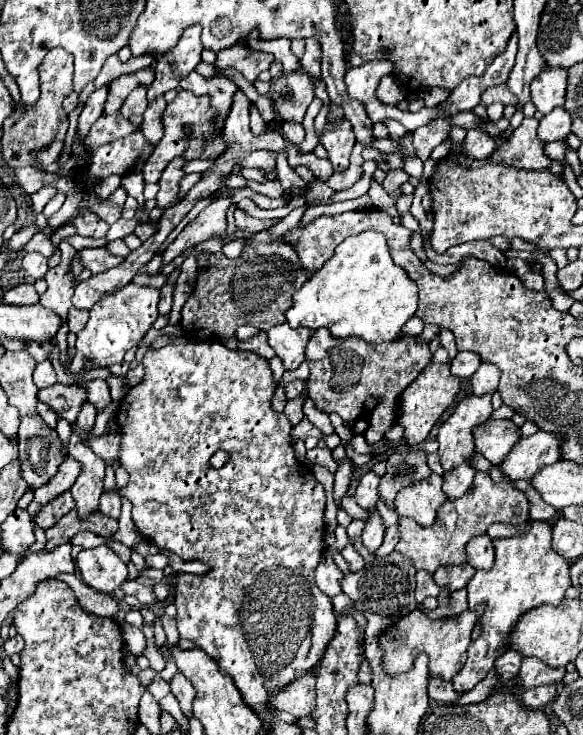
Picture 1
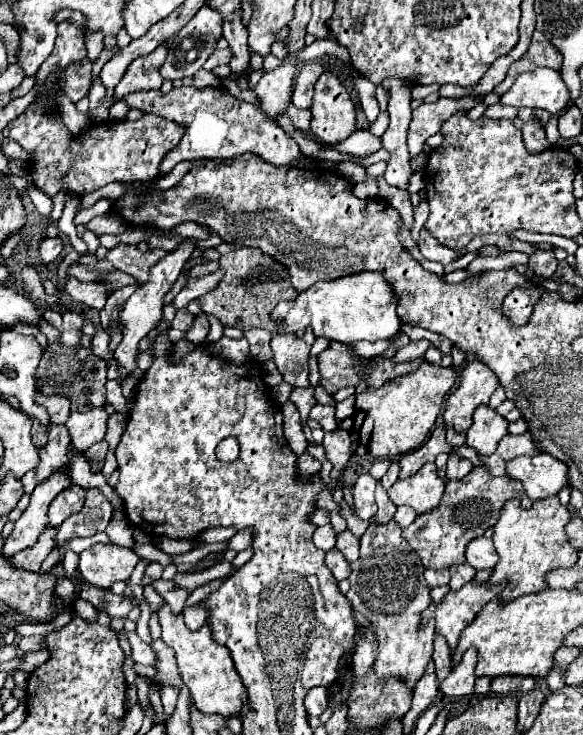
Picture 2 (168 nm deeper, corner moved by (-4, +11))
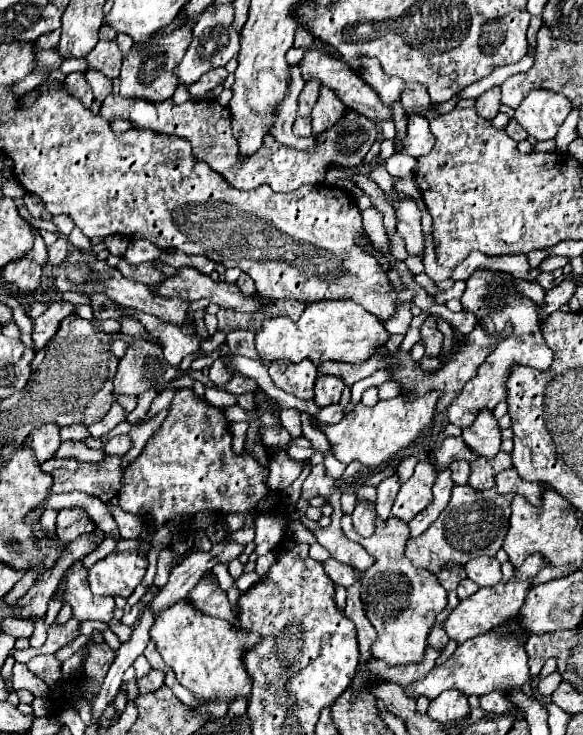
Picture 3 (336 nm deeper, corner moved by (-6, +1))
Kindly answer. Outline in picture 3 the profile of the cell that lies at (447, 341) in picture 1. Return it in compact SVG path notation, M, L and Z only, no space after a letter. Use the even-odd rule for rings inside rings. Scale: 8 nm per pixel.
M430 314L422 326L422 342L426 344L426 354L440 354L444 334L438 330L438 314Z

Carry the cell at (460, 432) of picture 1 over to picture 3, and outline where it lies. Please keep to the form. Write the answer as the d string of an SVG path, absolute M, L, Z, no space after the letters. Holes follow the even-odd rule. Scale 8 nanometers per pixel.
M488 268L474 270L474 274L466 280L466 292L460 298L462 310L472 312L478 324L486 332L490 332L490 336L502 334L508 324L512 324L512 334L496 344L496 348L488 354L488 358L478 366L476 376L464 384L462 392L450 404L446 414L448 420L458 428L468 428L482 408L494 410L494 406L506 398L506 380L510 376L512 366L520 364L520 366L536 366L538 370L544 370L552 364L552 350L546 346L542 338L536 304L530 298L526 298L516 286L508 284L512 280L514 280L512 274L488 270Z

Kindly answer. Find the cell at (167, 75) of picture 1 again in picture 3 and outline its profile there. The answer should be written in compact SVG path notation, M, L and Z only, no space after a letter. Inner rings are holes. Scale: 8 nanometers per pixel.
M226 4L226 6L218 6L218 10L214 10L214 6L208 6L200 16L198 22L194 26L194 36L192 36L192 44L188 46L186 56L182 58L182 62L176 66L174 74L180 78L182 84L190 86L192 82L196 82L202 74L206 74L212 68L220 68L226 66L230 58L234 58L240 50L240 32L234 30L234 6Z

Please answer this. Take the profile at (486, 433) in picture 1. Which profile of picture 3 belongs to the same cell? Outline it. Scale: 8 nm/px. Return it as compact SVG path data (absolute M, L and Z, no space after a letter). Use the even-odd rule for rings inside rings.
M482 410L478 418L472 422L472 426L462 430L462 438L478 456L494 458L500 450L502 440L498 420L492 416L490 410Z

